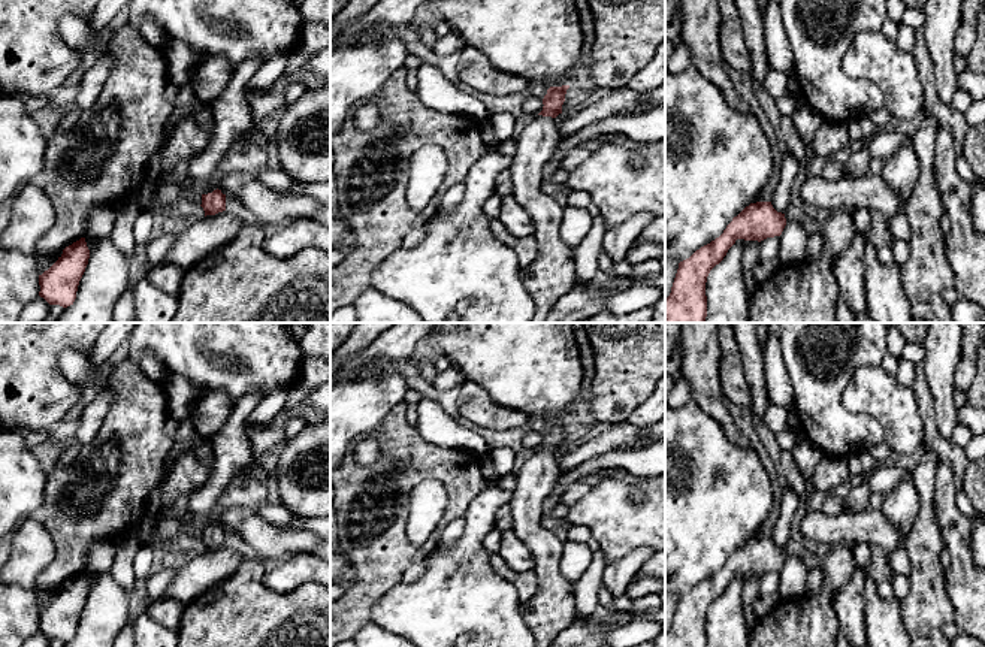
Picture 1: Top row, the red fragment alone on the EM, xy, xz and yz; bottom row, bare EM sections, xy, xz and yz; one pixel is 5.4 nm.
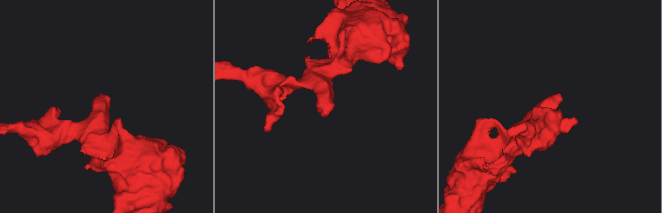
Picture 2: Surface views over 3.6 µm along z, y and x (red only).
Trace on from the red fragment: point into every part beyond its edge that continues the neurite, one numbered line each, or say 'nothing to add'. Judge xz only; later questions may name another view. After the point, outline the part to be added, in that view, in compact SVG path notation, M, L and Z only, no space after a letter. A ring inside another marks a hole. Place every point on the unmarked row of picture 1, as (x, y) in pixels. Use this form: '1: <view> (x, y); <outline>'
1: xz (552, 608); M537 450L516 475L516 489L508 504L513 532L532 554L538 578L537 593L520 607L522 617L535 638L535 647L549 647L575 619L572 584L559 569L563 542L544 517L559 475L558 454Z

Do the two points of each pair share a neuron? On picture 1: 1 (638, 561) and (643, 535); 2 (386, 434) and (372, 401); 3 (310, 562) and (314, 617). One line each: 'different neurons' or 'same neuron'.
1: different neurons
2: different neurons
3: different neurons

